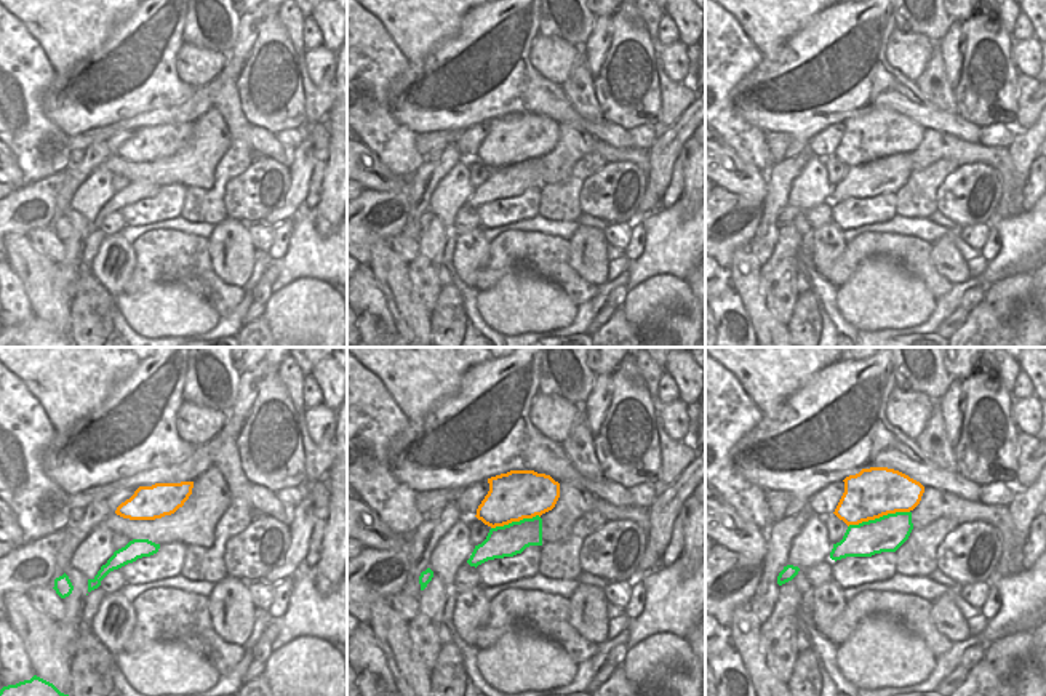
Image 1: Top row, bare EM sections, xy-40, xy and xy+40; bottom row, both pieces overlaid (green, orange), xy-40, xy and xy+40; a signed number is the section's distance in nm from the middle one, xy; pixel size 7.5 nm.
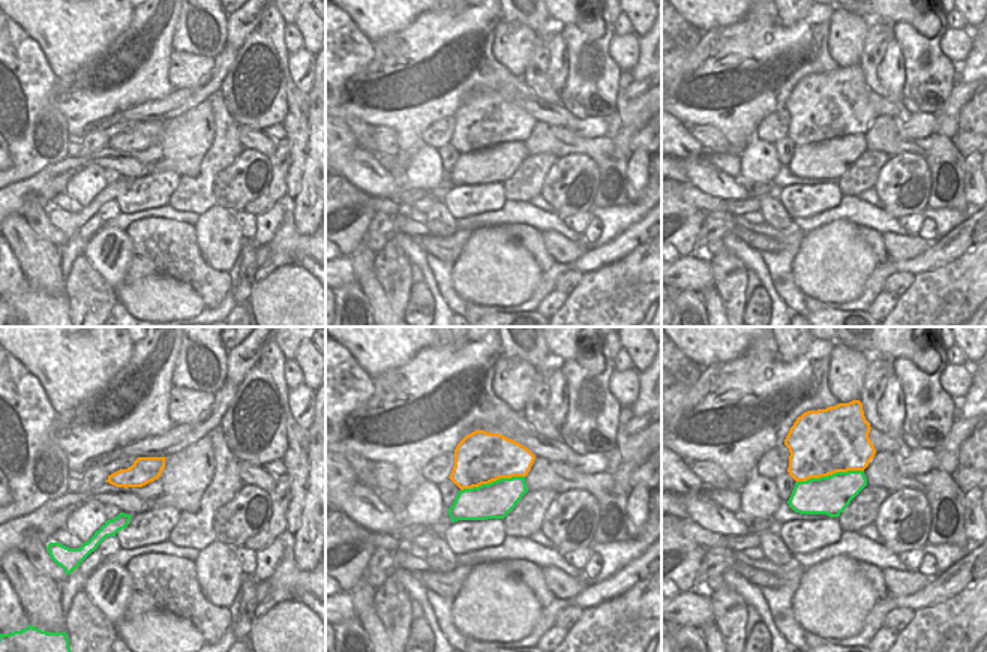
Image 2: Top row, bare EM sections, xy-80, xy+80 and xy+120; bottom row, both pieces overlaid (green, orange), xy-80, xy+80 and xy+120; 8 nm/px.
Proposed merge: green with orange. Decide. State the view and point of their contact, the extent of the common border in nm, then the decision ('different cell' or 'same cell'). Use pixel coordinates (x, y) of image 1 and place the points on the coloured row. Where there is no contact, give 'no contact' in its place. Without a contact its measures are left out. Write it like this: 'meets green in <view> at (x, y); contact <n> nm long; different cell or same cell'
meets green in xy+40 at (880, 517); contact 480 nm long; different cell

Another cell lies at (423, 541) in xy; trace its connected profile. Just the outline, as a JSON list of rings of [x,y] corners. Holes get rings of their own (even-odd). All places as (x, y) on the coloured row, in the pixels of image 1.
[[[449,502],[440,515],[424,518],[409,536],[409,570],[401,592],[419,598],[419,576],[429,568],[429,558],[437,542],[451,530],[451,526],[464,515],[454,502]]]

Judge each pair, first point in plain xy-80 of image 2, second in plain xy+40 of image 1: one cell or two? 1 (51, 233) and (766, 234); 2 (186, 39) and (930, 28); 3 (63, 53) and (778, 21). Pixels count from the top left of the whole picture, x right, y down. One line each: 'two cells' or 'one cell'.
1: two cells
2: one cell
3: one cell

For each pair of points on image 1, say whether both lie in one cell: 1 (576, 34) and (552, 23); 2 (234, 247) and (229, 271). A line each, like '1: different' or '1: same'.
1: same
2: same

